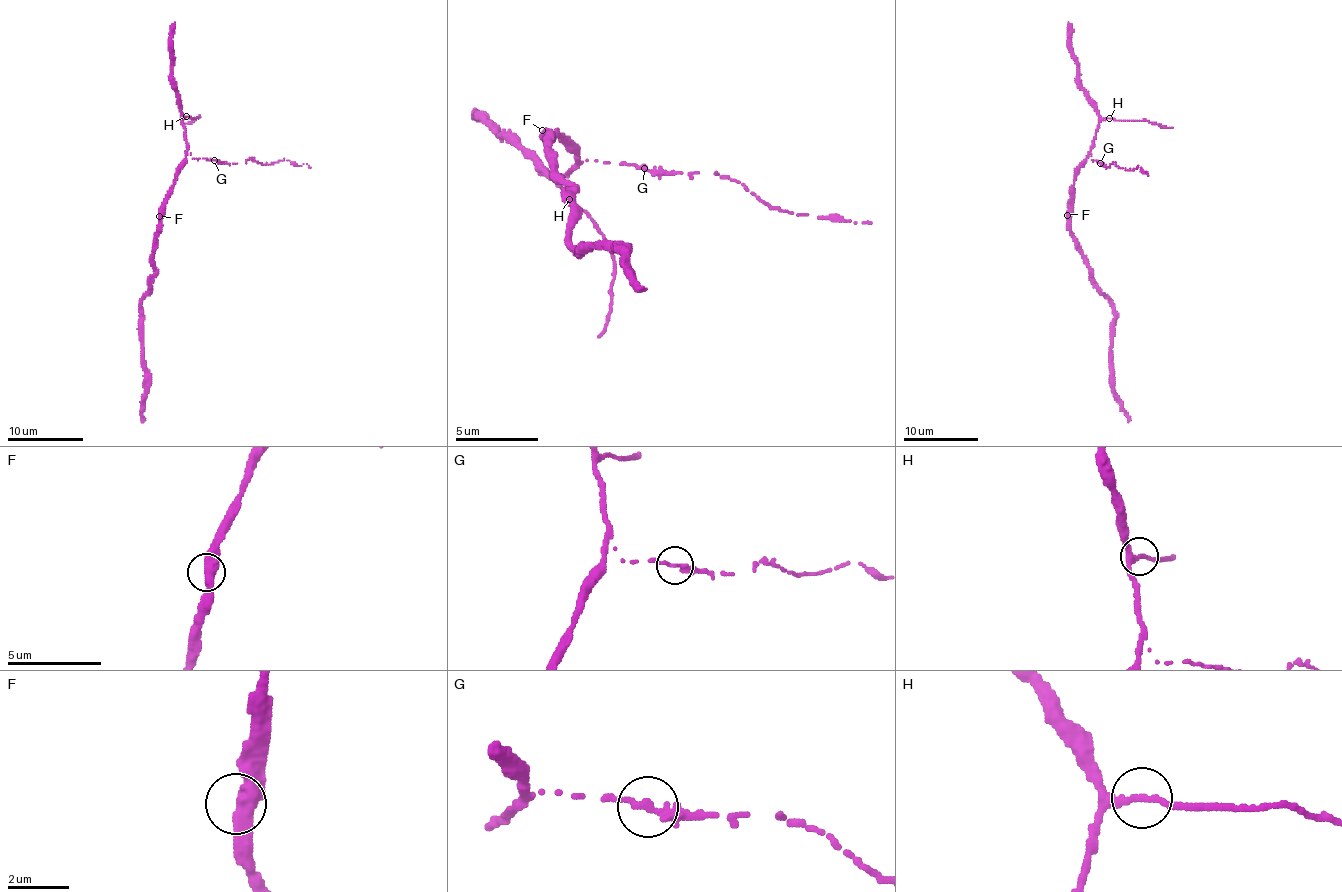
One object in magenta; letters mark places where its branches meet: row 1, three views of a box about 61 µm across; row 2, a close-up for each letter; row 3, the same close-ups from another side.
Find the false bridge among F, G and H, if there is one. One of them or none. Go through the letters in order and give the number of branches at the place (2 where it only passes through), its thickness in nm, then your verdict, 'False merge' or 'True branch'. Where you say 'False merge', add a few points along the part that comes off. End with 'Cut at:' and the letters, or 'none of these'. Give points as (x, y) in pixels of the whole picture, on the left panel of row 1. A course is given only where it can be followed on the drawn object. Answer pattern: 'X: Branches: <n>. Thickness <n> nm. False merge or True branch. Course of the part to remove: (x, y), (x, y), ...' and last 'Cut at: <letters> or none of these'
F: Branches: 2. Thickness 460 nm. True branch
G: Branches: 2. Thickness 240 nm. True branch
H: Branches: 2. Thickness 240 nm. True branch
Cut at: none of these

